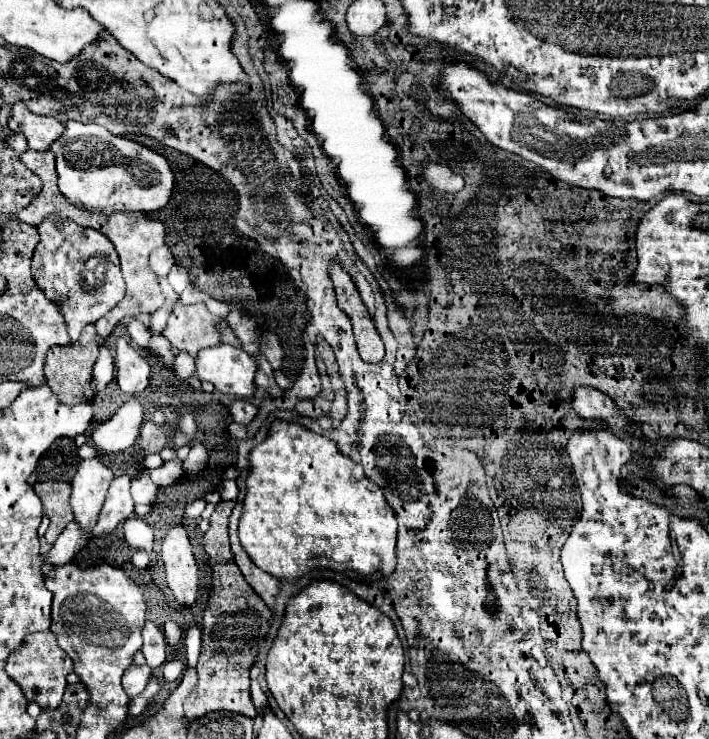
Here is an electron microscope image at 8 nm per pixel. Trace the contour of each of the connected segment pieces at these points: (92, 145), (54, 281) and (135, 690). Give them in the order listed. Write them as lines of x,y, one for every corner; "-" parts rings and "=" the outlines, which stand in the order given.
69,120
51,152
57,156
61,194
71,204
89,212
155,212
171,198
175,178
167,160
133,140
109,134
97,124
=
47,216
37,230
41,240
33,252
33,278
49,300
61,304
69,336
71,340
77,340
87,324
99,320
123,300
125,282
119,270
119,256
103,232
83,228
63,216
=
131,664
131,668
127,668
127,672
123,674
123,690
127,692
127,696
135,698
137,694
141,694
145,690
149,676
151,676
151,668
147,664
143,666

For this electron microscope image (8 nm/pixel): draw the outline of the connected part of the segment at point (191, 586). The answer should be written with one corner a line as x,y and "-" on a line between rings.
181,524
173,526
163,538
163,562
167,586
181,606
191,606
199,588
197,562
191,552
189,536

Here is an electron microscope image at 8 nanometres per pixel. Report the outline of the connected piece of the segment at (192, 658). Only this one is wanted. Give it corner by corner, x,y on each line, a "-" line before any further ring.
189,626
185,632
185,654
187,654
187,664
195,666
197,658
199,658
199,650
201,650
201,630
197,626

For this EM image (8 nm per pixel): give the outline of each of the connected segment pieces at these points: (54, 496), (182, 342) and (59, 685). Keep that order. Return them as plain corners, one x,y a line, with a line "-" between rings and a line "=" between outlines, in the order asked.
55,480
37,482
35,492
41,498
45,514
51,520
49,530
45,534
45,540
49,544
53,544
57,540
59,532
63,532
63,528
73,520
73,512
71,512
71,504
69,504
71,484
69,482
55,482
=
177,302
165,324
163,336
175,348
195,356
201,348
209,348
221,342
215,324
217,324
217,316
213,316
203,304
185,306
=
35,632
25,638
21,648
13,652
7,660
7,674
21,686
25,698
29,702
37,702
41,708
51,706
57,708
61,704
67,680
65,676
73,672
73,660
59,648
55,636
47,632

